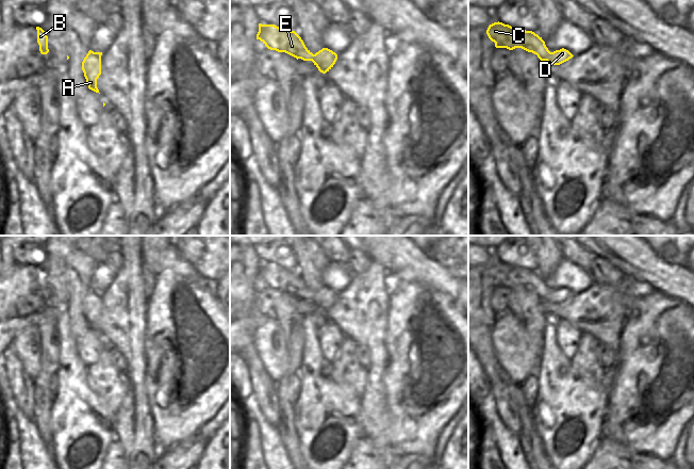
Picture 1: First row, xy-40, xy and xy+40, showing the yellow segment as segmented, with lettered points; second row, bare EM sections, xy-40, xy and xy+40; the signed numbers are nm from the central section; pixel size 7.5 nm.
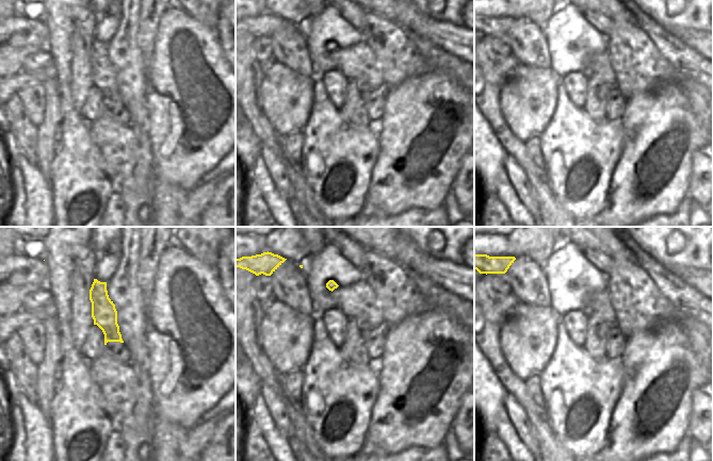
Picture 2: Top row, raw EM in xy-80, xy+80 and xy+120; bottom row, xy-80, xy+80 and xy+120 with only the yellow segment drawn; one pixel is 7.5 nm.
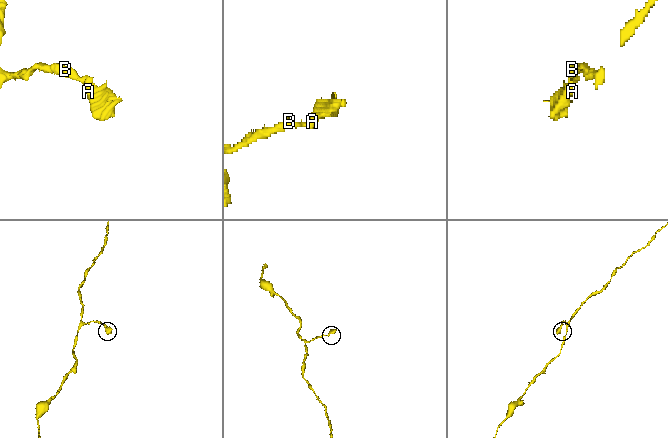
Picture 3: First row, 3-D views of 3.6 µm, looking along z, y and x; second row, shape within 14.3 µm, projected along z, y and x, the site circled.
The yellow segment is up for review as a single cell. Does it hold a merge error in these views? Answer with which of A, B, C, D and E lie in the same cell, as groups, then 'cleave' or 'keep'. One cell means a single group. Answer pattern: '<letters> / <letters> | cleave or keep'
A B C D E | keep

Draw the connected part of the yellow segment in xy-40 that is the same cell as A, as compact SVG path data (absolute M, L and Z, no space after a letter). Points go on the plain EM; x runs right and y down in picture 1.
M89 289L82 301L82 309L88 327L96 331L99 331L97 318L101 313L101 294L102 291L94 291Z

